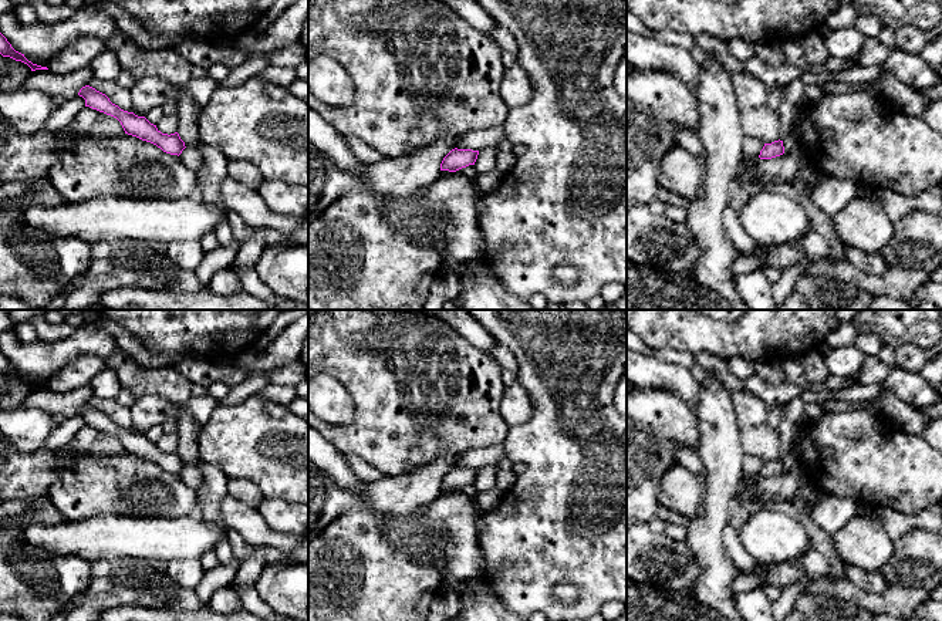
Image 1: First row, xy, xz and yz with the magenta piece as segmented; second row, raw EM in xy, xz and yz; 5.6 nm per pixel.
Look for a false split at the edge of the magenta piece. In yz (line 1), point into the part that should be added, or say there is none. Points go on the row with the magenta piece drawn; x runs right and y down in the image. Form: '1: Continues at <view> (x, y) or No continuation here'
1: No continuation here

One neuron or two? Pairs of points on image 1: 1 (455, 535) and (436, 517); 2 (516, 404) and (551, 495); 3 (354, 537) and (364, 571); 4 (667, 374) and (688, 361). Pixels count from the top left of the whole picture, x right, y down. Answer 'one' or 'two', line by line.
1: one
2: two
3: one
4: two

